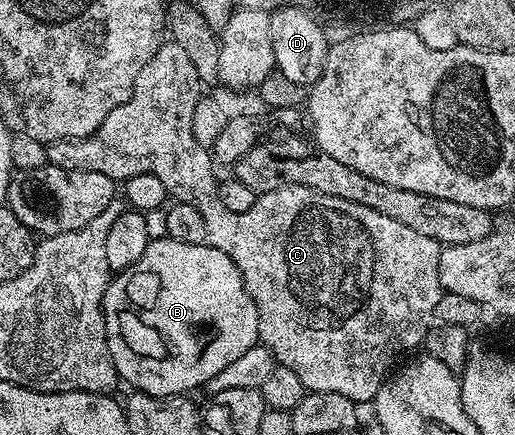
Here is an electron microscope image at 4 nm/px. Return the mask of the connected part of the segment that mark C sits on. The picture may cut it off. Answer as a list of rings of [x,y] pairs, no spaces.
[[[171,41],[161,43],[158,53],[154,53],[154,57],[150,57],[150,61],[146,61],[142,73],[138,73],[138,77],[134,81],[134,89],[128,100],[122,105],[118,105],[118,109],[114,109],[114,113],[110,113],[110,117],[106,117],[106,121],[102,121],[102,125],[98,125],[98,129],[93,135],[87,135],[84,139],[63,139],[57,143],[47,144],[49,164],[58,169],[102,173],[102,177],[110,177],[117,181],[138,177],[138,173],[154,173],[154,177],[158,177],[158,181],[162,181],[162,185],[166,185],[169,196],[175,202],[194,205],[194,209],[198,209],[198,213],[202,213],[202,221],[206,221],[208,246],[226,253],[226,257],[230,257],[230,261],[234,261],[244,282],[244,288],[247,289],[248,296],[252,298],[260,314],[258,317],[259,342],[272,351],[277,364],[291,369],[309,392],[342,393],[356,404],[373,402],[378,389],[384,380],[389,378],[390,372],[393,370],[392,362],[395,361],[396,355],[402,354],[403,351],[414,350],[419,343],[421,346],[428,338],[429,330],[434,323],[432,318],[434,305],[438,305],[442,294],[438,277],[441,244],[418,233],[415,229],[410,229],[410,225],[402,225],[402,221],[396,221],[394,217],[386,217],[386,213],[378,213],[378,209],[370,209],[366,205],[346,201],[342,197],[330,197],[326,193],[318,193],[314,187],[303,187],[302,185],[279,187],[273,191],[257,194],[254,213],[230,213],[230,209],[226,209],[226,205],[222,205],[220,183],[218,178],[216,179],[215,169],[217,170],[217,168],[214,166],[213,156],[210,154],[209,148],[198,145],[198,141],[194,141],[192,122],[194,121],[194,105],[198,105],[198,101],[202,97],[200,87],[202,87],[202,81],[198,77],[198,69],[194,69],[190,56],[182,50],[182,45]]]

